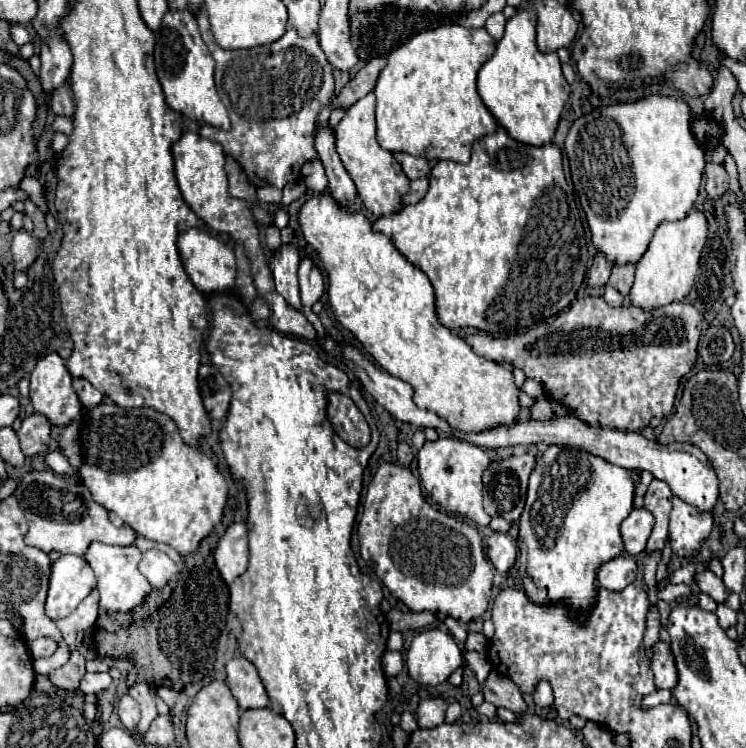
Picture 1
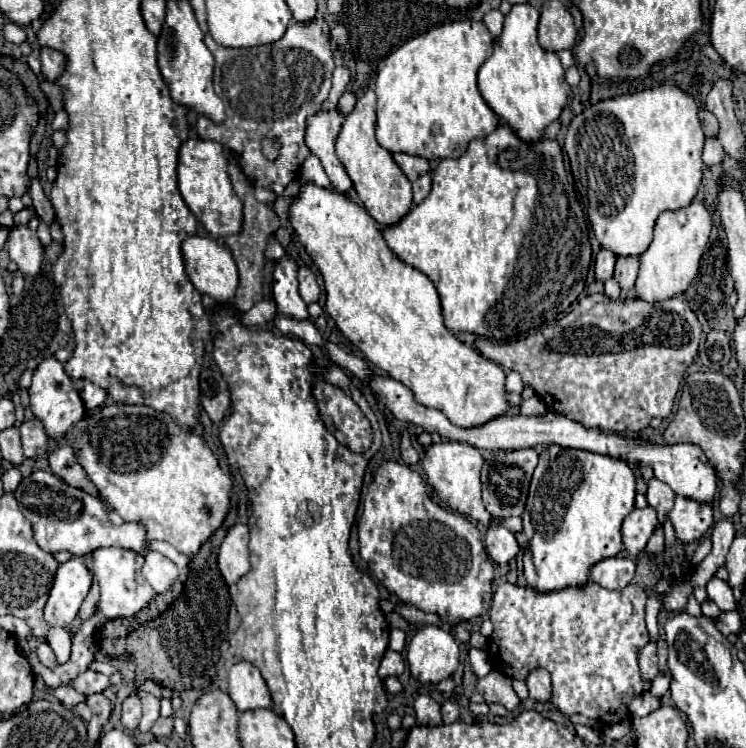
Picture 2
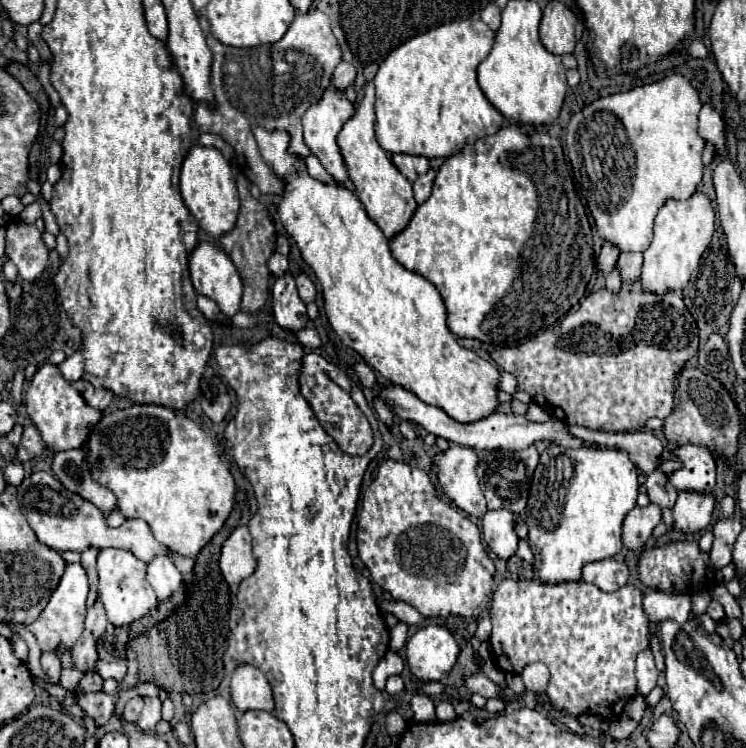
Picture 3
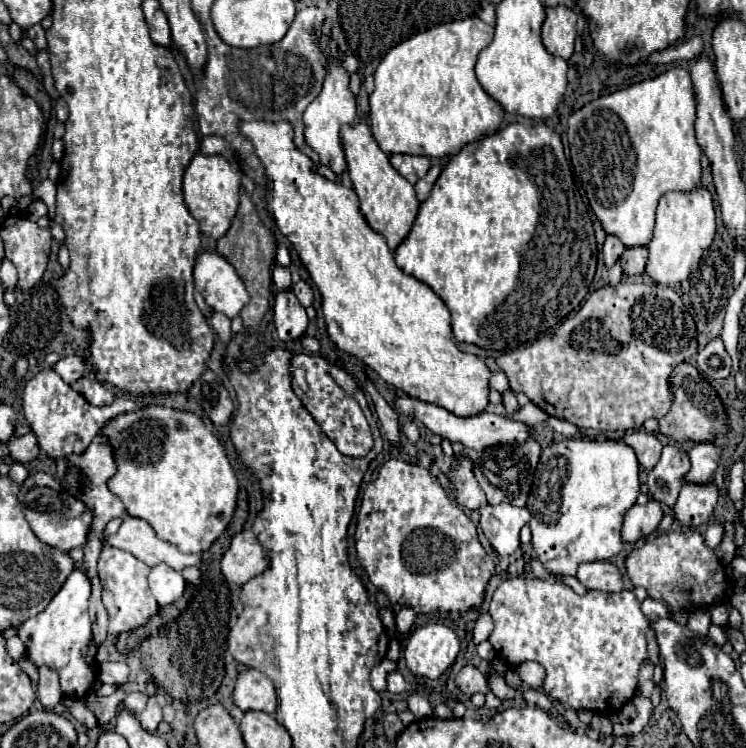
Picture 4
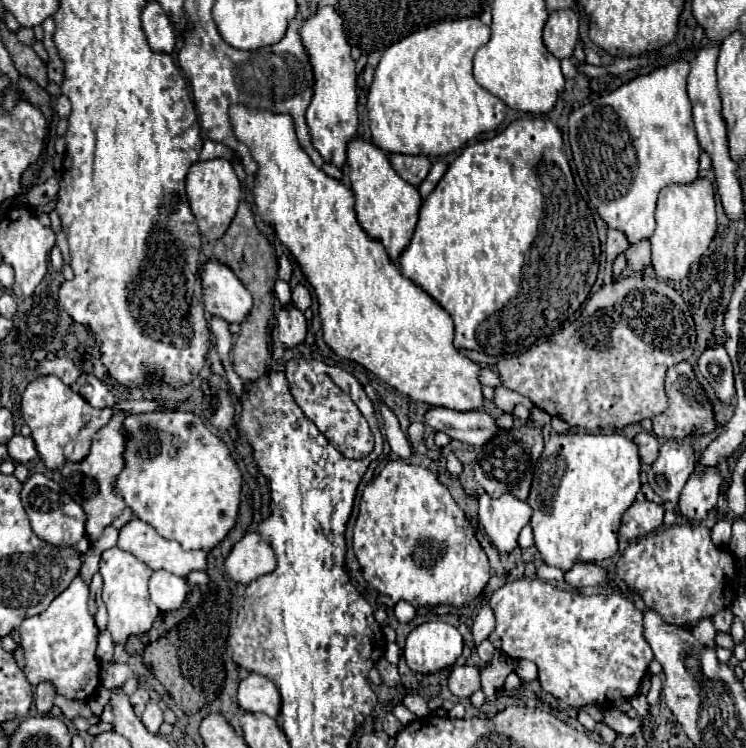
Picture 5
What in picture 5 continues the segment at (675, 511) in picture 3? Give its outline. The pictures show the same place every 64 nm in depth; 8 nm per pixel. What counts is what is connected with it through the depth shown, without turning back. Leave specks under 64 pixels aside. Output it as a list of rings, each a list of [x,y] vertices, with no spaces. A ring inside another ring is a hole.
[[[698,464],[692,478],[686,482],[680,494],[678,500],[680,514],[694,522],[704,520],[718,500],[720,484],[722,484],[722,476],[716,466]]]

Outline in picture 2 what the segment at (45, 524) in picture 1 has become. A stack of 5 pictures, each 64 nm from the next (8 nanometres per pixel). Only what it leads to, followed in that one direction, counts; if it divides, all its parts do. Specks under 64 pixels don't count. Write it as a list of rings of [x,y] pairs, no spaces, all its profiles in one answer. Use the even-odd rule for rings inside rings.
[[[44,470],[32,472],[28,478],[20,482],[14,496],[20,504],[20,512],[32,524],[34,540],[38,542],[40,548],[52,554],[66,550],[74,556],[84,556],[102,546],[128,548],[140,556],[148,554],[148,538],[146,538],[146,528],[142,524],[124,522],[122,526],[112,526],[108,520],[104,502],[92,498],[90,494],[84,494],[82,490],[68,486],[64,480],[56,478],[52,472],[44,472]]]

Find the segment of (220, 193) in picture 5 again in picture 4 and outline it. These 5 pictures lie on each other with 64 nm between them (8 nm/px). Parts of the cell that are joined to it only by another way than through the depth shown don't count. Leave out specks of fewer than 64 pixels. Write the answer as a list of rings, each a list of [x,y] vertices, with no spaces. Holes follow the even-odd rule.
[[[196,154],[184,172],[184,200],[190,214],[200,222],[200,232],[208,238],[222,238],[232,224],[238,210],[240,196],[240,172],[222,156],[202,156]]]

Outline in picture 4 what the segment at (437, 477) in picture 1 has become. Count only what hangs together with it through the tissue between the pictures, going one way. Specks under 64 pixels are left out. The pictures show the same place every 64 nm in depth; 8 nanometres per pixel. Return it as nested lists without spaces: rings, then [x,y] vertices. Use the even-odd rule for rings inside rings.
[[[460,456],[458,464],[452,466],[452,486],[456,490],[458,502],[468,510],[476,510],[486,502],[486,496],[472,474],[470,458]]]

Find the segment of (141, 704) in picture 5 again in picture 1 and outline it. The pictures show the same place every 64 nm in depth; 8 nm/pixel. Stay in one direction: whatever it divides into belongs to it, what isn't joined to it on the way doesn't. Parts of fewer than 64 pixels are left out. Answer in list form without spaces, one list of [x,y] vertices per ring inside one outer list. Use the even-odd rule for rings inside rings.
[[[128,694],[122,696],[122,700],[118,704],[118,716],[120,716],[122,724],[130,732],[134,732],[136,726],[138,726],[138,720],[140,720],[140,706],[138,706],[138,702],[132,696],[128,696]]]

